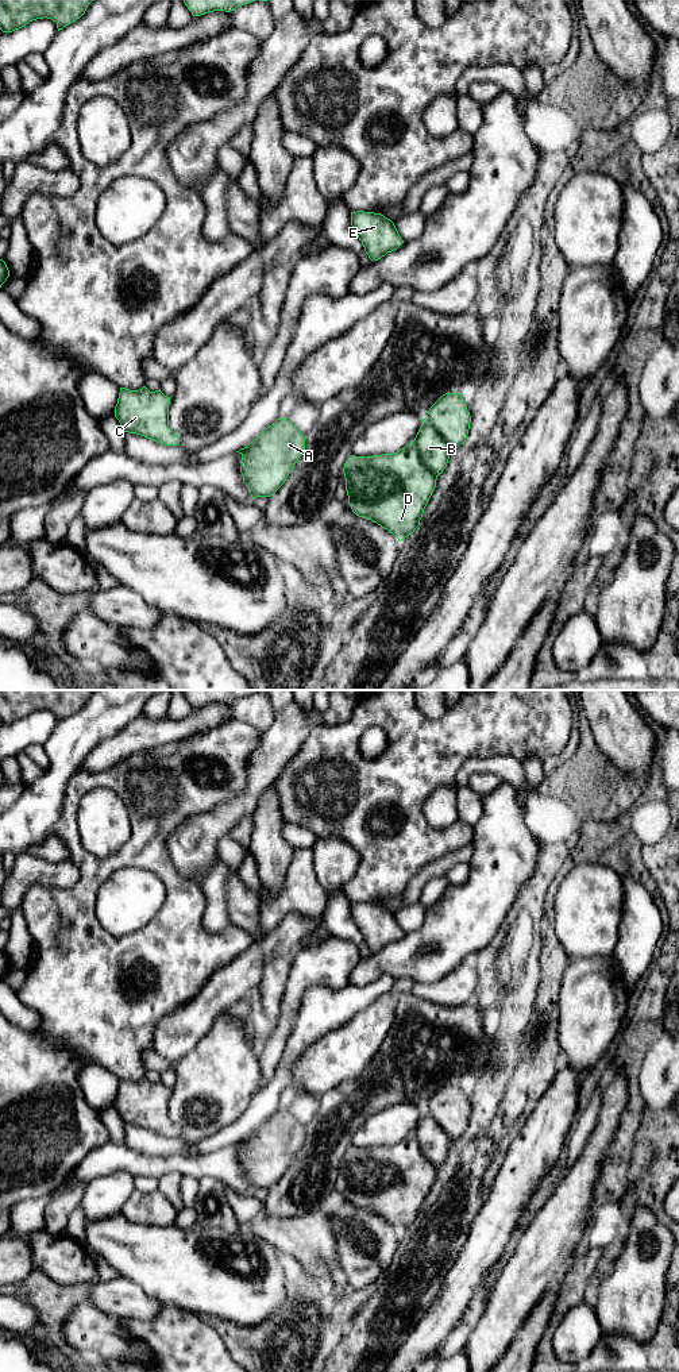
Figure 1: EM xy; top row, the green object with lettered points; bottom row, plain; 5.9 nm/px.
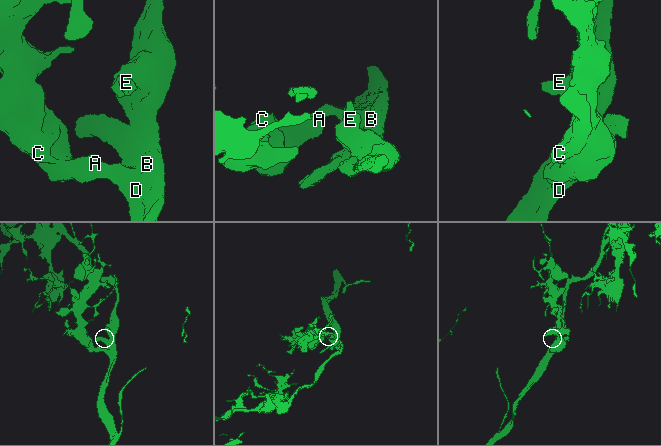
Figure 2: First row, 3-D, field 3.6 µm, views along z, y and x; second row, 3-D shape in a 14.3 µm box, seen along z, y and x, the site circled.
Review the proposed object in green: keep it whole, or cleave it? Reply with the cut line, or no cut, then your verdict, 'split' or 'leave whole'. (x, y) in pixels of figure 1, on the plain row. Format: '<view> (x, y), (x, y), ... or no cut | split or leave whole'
no cut | leave whole

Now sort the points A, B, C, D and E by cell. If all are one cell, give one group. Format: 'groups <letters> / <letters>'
groups A B C D E

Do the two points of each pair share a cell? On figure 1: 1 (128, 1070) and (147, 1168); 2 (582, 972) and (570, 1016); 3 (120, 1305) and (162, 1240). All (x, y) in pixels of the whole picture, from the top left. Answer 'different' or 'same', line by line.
1: different
2: same
3: different

